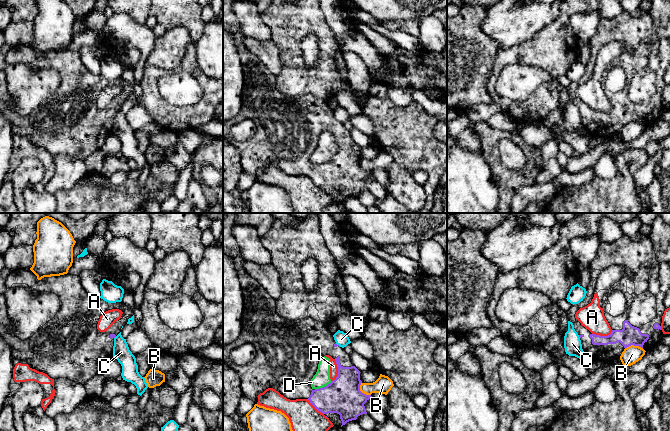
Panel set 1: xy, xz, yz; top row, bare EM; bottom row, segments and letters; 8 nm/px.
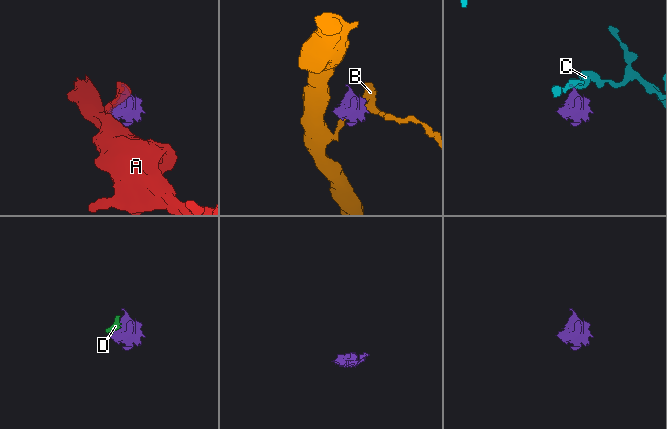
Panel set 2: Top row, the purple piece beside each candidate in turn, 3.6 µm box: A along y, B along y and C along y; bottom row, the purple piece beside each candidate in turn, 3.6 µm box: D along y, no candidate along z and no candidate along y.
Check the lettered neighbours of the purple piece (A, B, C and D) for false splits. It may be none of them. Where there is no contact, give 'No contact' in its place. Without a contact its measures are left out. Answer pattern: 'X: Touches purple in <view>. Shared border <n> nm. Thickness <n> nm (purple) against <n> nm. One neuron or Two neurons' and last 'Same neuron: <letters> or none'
A: Touches purple in xz. Shared border 190 nm. Thickness 280 nm (purple) against 60 nm. Two neurons
B: Touches purple in xz. Shared border 130 nm. Thickness 280 nm (purple) against 140 nm. Two neurons
C: Touches purple in xz. Shared border 50 nm. Thickness 30 nm (purple) against 110 nm. Two neurons
D: Touches purple in xz. Shared border 160 nm. Thickness 280 nm (purple) against 130 nm. Two neurons
Same neuron: none

